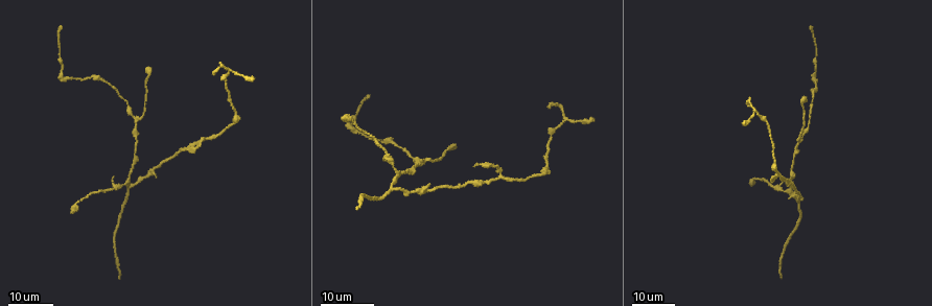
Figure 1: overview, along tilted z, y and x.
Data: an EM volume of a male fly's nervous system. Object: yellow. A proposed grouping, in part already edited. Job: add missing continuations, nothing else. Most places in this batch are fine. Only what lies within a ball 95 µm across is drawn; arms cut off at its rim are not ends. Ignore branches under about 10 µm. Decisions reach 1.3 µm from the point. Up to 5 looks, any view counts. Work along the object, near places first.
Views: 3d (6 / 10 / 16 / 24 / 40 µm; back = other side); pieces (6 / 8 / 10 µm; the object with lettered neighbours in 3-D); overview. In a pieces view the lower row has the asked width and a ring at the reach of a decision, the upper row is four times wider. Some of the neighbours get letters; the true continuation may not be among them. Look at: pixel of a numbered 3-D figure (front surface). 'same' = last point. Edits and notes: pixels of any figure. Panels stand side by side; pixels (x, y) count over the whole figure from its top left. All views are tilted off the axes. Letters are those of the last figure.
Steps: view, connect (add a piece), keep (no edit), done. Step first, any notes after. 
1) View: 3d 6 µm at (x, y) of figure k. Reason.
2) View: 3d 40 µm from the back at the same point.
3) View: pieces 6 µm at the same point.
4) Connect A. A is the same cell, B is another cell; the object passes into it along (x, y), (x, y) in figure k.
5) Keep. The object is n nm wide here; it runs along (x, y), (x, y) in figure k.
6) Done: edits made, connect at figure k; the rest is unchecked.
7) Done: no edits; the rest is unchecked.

View: 3d 24 µm at (111, 178) of figure 1. Thin end.

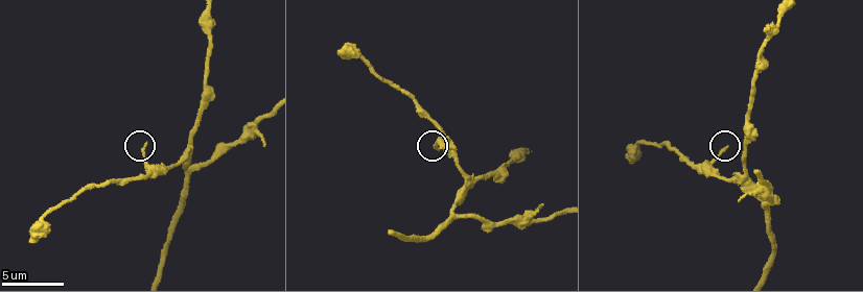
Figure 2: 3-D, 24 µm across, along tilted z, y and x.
View: pieces 6 µm at (725, 149) of figure 2.

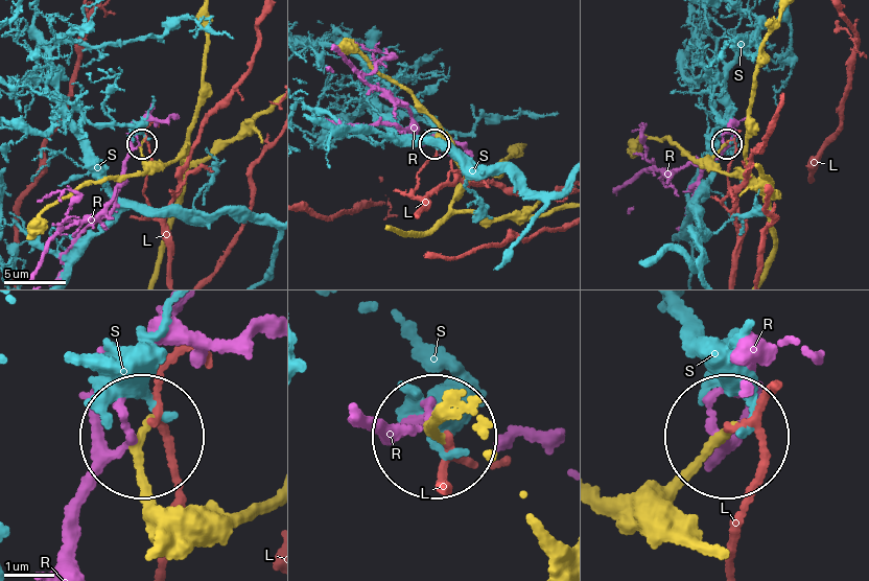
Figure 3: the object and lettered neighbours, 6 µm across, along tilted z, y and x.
Keep. L, R and S are other cells; it runs along (705, 544), (675, 502), (729, 441) in figure 3; no lettered piece goes on from it.

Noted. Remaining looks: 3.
View: pieces 10 µm at (264, 143) of figure 2.

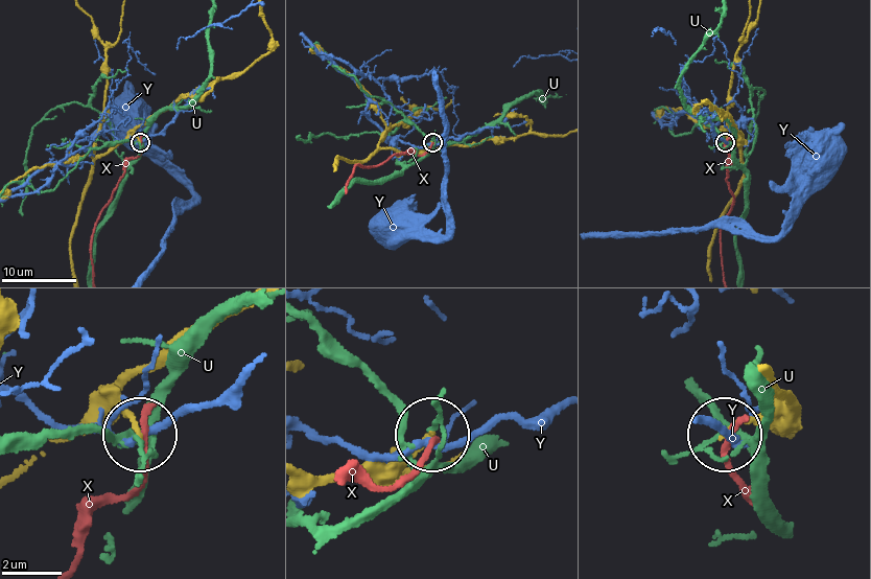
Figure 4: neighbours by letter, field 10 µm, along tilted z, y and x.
Keep. U, X and Y are other cells; no lettered piece goes on from it.

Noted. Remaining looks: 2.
View: 3d 24 µm at (743, 122) of figure 1. Long arm stops here.

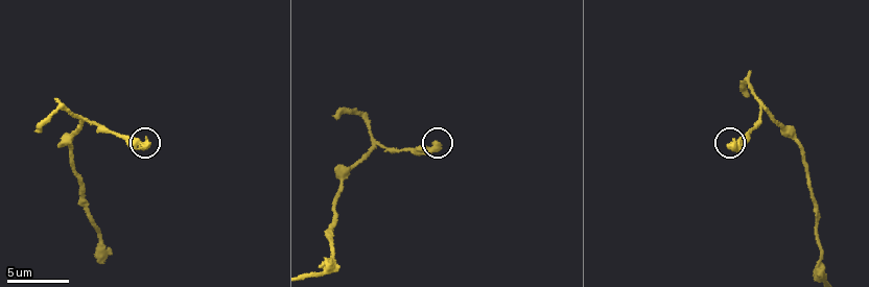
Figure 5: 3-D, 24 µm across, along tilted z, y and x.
View: pieces 10 µm at (146, 144) of figure 5.

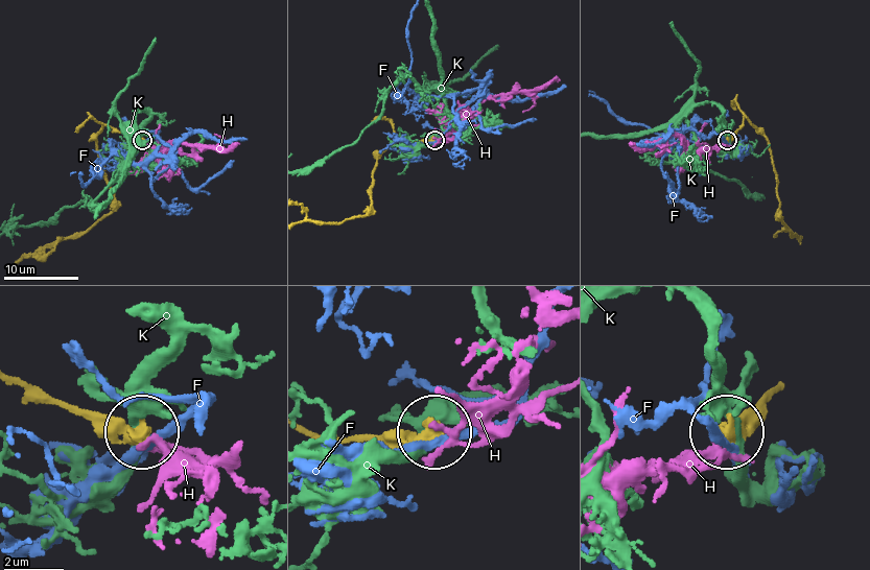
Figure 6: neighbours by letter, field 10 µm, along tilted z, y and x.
Keep. F, H and K are other cells; it runs along (16, 379), (71, 409), (100, 412), (143, 433) in figure 6; none of them fits.

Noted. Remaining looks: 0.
Done: no edits; the rest is unchecked.

